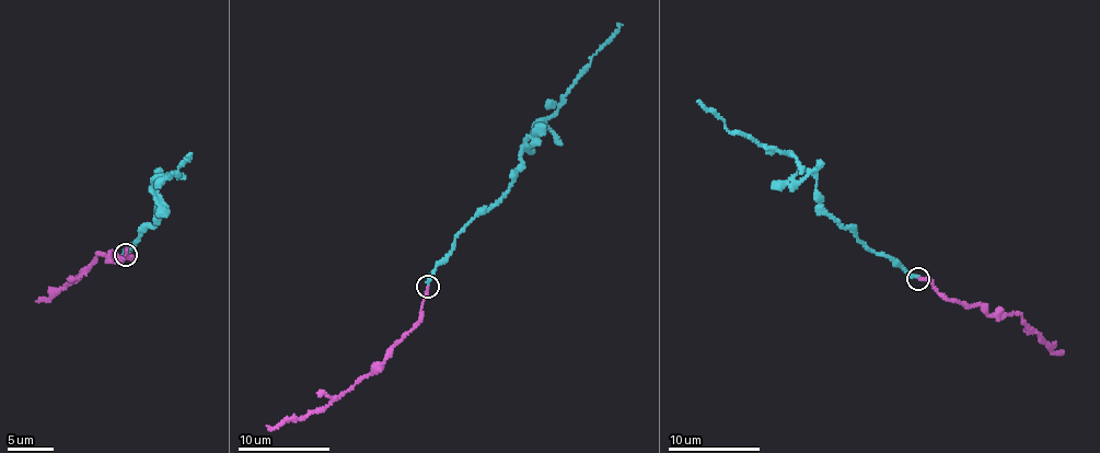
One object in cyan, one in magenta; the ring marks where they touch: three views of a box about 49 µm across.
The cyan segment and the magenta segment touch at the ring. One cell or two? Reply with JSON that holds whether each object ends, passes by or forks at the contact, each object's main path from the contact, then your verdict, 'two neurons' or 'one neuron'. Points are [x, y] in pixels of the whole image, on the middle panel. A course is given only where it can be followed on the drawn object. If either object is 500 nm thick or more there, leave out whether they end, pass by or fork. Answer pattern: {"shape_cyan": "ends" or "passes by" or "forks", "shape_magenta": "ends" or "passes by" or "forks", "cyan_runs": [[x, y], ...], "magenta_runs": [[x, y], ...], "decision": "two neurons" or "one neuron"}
{"shape_cyan": "ends", "shape_magenta": "ends", "cyan_runs": [[428, 286], [455, 236], [512, 182], [532, 128], [557, 108], [622, 24]], "magenta_runs": [[428, 286], [416, 326], [384, 360], [327, 406], [285, 420], [274, 428], [266, 426]], "decision": "one neuron"}

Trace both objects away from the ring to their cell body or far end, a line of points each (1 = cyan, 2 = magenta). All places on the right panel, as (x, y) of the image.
1: (918, 277), (826, 212), (817, 179), (797, 158), (729, 130), (718, 114), (698, 101)
2: (918, 277), (953, 300), (976, 304), (990, 314), (1000, 312), (1021, 315), (1021, 323), (1051, 350), (1060, 351)

